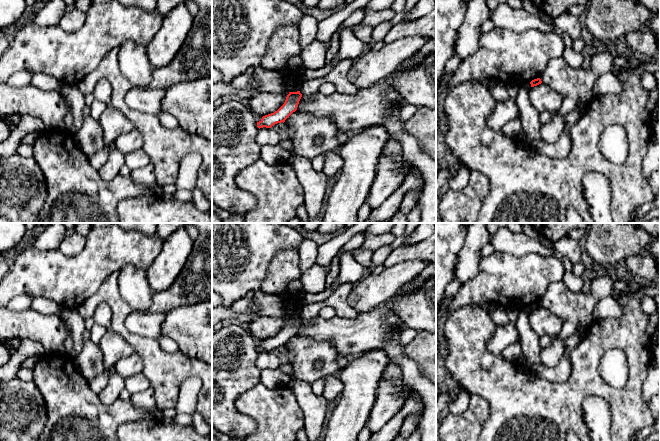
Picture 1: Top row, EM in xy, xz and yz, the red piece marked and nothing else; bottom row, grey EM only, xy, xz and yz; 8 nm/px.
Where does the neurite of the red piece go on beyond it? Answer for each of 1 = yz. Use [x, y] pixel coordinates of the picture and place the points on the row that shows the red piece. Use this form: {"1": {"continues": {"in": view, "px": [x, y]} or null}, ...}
{"1": {"continues": null}}

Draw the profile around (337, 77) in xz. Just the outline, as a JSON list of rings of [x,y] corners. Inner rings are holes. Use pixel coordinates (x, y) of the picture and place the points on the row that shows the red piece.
[[[345,59],[337,63],[332,71],[323,78],[310,79],[303,82],[300,93],[307,99],[318,93],[319,86],[329,82],[336,88],[340,94],[354,95],[357,93],[357,87],[347,80],[347,74],[351,67],[351,60]]]

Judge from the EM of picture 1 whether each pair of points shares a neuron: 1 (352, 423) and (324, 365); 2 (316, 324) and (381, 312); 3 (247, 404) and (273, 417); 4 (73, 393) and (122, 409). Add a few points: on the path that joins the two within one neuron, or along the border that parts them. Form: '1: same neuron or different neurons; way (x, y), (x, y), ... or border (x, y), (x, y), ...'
1: different neurons; border (340, 370), (336, 374)
2: same neuron; way (332, 328), (365, 328)
3: same neuron; way (253, 404), (260, 404), (267, 411)
4: same neuron; way (85, 405), (91, 411), (110, 411)

